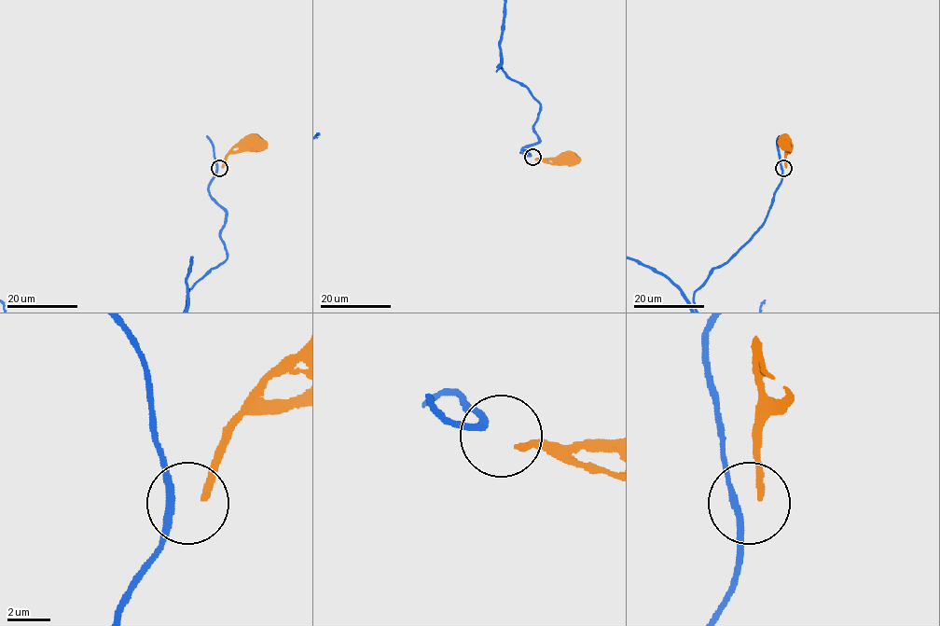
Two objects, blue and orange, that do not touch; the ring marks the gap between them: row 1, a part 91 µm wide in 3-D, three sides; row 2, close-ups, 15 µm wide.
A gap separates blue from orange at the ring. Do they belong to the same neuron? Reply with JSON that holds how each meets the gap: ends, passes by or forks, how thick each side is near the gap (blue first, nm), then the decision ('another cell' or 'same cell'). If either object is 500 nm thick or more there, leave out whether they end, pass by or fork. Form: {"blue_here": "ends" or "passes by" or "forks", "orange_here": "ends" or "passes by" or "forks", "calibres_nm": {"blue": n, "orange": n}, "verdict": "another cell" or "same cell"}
{"blue_here": "passes by", "orange_here": "ends", "calibres_nm": {"blue": 300, "orange": 320}, "verdict": "another cell"}

